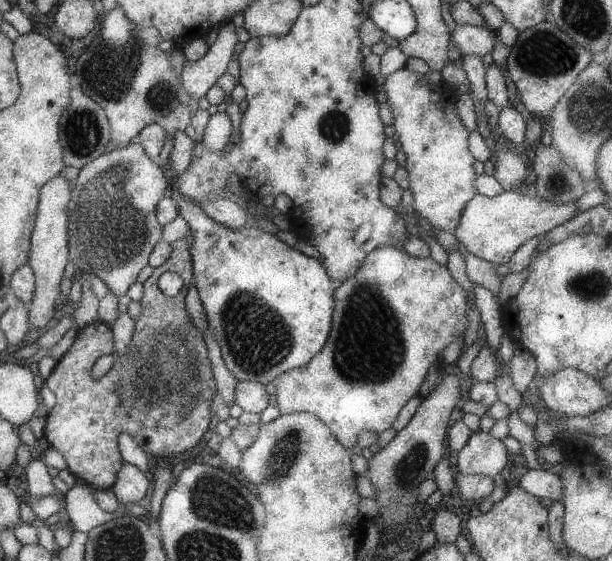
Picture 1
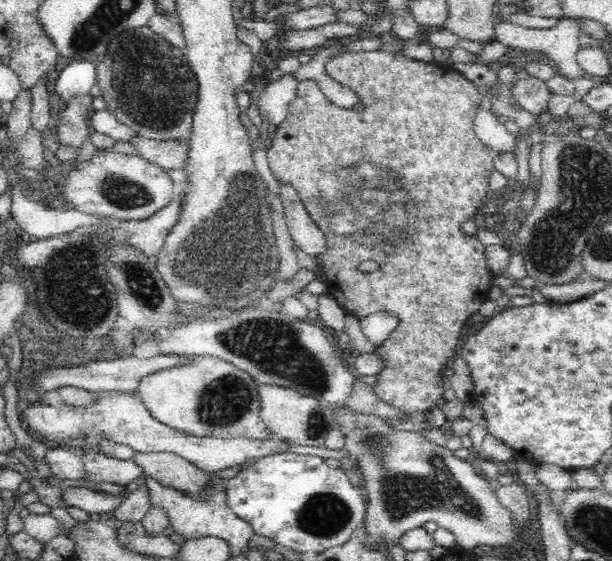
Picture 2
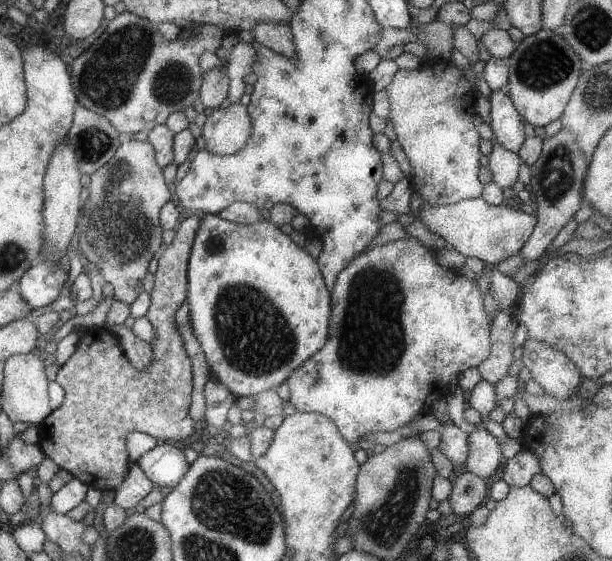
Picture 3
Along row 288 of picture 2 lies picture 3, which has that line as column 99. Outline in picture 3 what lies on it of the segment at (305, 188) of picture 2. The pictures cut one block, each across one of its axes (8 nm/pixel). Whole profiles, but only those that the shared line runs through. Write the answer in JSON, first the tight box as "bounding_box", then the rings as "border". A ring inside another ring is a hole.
{"bounding_box":[40,213,200,491],"border":[[[188,213],[177,226],[177,231],[169,246],[162,246],[157,257],[157,270],[153,273],[153,286],[149,290],[149,308],[145,318],[153,326],[153,340],[148,343],[151,348],[151,362],[137,370],[125,358],[116,337],[104,327],[89,326],[78,336],[75,352],[59,368],[55,382],[65,391],[63,402],[40,425],[41,443],[44,456],[51,458],[59,469],[66,470],[73,478],[77,478],[87,488],[99,491],[115,491],[123,481],[127,472],[127,452],[125,452],[125,436],[129,432],[139,432],[153,436],[158,443],[181,442],[193,434],[195,421],[188,414],[191,403],[191,370],[189,358],[183,350],[179,334],[173,324],[173,314],[179,304],[185,300],[185,270],[188,270],[187,256],[191,255],[192,243],[197,228],[200,227],[200,213]]]}

